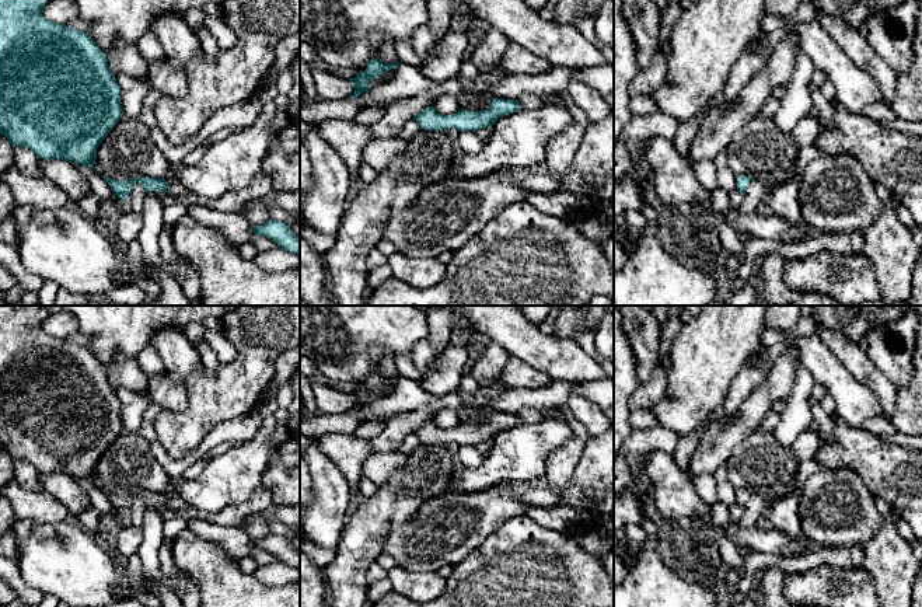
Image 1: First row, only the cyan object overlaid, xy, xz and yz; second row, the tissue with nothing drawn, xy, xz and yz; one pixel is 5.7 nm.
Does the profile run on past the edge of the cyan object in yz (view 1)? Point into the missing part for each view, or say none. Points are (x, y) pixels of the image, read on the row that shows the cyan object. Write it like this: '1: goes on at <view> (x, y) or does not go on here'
1: does not go on here

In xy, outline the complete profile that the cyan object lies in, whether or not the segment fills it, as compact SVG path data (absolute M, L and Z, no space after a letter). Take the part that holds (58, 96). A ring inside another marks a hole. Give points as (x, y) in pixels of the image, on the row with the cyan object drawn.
M0 0L0 135L13 147L25 146L39 158L62 158L94 170L98 146L123 116L121 87L90 34L43 17L46 1Z

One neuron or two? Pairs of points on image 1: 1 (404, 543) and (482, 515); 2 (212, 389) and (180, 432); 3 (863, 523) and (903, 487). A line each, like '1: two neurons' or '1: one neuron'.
1: one neuron
2: one neuron
3: two neurons

